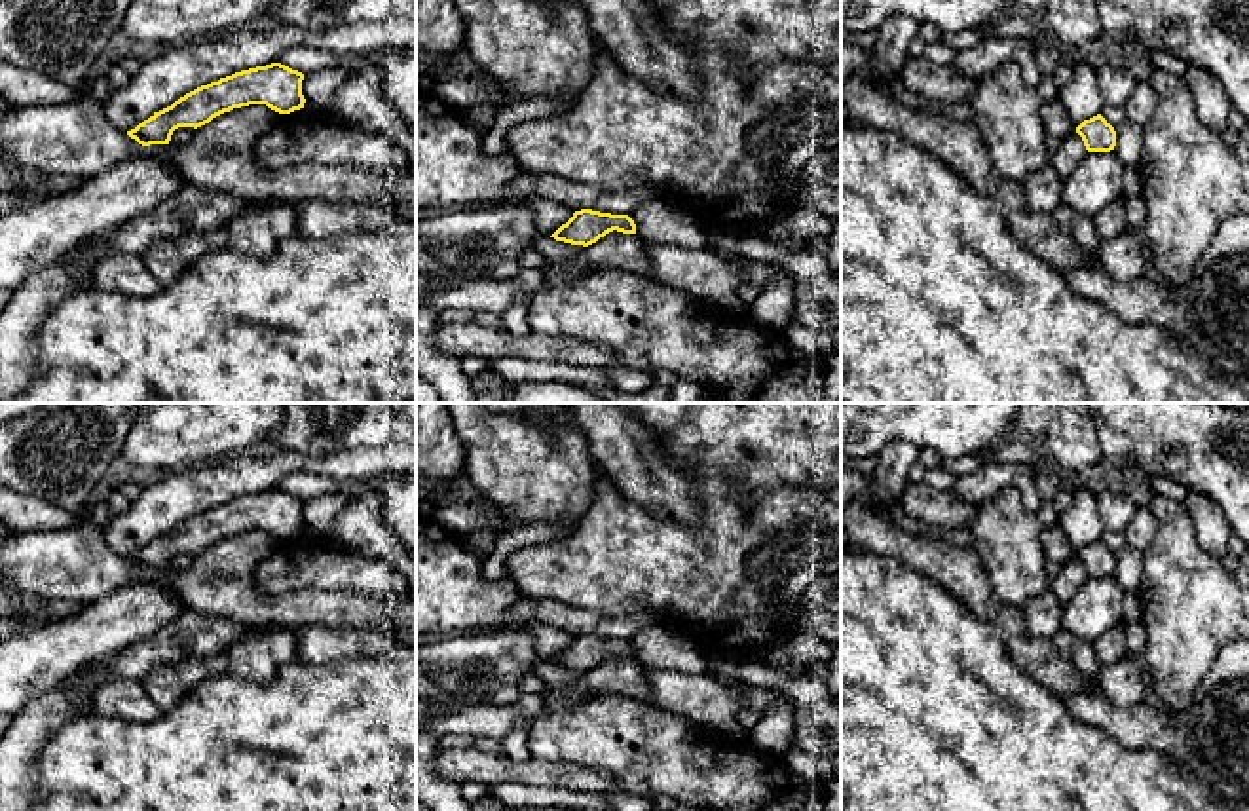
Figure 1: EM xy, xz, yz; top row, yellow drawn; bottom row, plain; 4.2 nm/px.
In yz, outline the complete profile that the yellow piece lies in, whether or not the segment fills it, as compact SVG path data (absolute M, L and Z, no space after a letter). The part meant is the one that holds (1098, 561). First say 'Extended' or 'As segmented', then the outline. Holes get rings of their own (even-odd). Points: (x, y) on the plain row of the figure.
As segmented. M1101 539L1084 545L1076 558L1082 562L1088 577L1110 577L1116 572L1116 556Z

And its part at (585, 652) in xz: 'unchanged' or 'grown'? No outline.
unchanged

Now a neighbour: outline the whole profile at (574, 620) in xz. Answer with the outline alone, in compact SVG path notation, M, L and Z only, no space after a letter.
M550 598L535 600L535 619L539 623L562 629L573 636L592 634L611 640L630 640L640 629L647 625L668 623L653 610L623 617L604 617L587 608L569 606Z

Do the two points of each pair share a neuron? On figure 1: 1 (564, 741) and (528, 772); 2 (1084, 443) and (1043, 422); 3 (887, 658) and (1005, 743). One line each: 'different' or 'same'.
1: different
2: same
3: same

